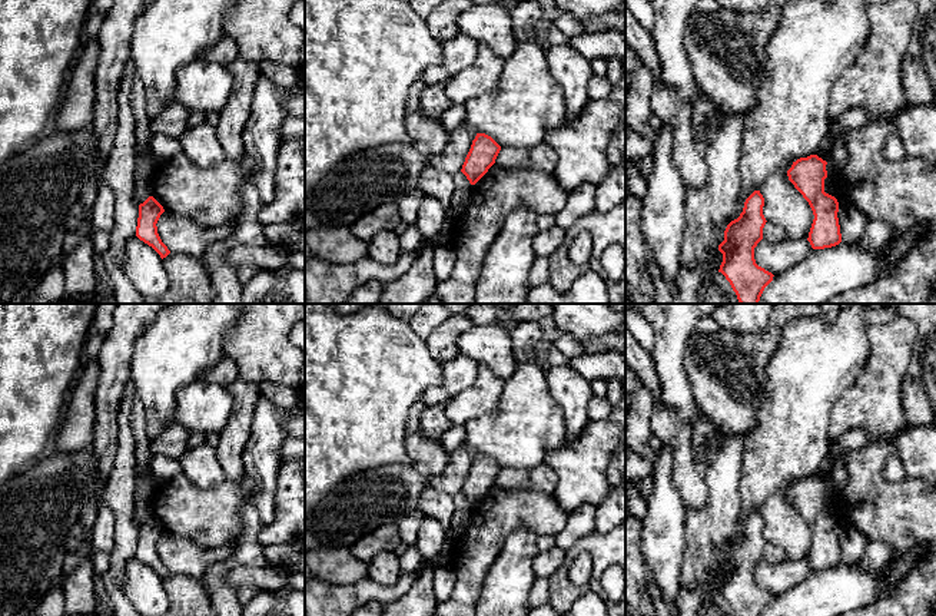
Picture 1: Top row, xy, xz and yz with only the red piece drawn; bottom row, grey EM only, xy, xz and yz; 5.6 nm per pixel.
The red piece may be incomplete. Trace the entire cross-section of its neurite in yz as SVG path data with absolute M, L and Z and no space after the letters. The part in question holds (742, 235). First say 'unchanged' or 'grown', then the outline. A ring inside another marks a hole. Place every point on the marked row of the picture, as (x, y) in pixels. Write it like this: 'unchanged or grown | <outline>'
unchanged | M754 191L744 202L743 212L724 231L724 241L718 245L723 254L721 272L730 282L740 304L759 304L764 288L773 281L773 274L759 266L754 248L763 239L766 218L764 198Z

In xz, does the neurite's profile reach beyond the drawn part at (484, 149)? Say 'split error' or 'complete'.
complete

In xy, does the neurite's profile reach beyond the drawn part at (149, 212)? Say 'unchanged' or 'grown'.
unchanged

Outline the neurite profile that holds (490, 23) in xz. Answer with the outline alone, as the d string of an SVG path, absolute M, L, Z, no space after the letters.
M474 4L457 19L457 29L477 42L488 44L502 59L515 52L517 40L510 11L502 4Z

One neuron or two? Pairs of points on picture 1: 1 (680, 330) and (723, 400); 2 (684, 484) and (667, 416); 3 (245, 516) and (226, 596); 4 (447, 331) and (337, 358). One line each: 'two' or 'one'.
1: two
2: one
3: one
4: two

